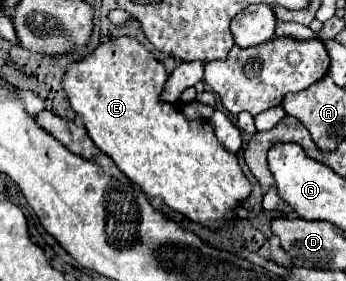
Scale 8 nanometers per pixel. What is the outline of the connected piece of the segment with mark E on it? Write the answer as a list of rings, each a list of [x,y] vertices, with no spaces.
[[[116,36],[108,42],[100,42],[94,52],[70,64],[62,76],[62,90],[68,96],[70,108],[82,116],[92,142],[108,154],[134,184],[148,196],[162,198],[166,206],[192,222],[216,228],[234,216],[234,208],[250,194],[250,182],[240,170],[238,158],[218,142],[208,120],[188,120],[180,104],[170,104],[160,98],[166,78],[166,66],[156,60],[142,42],[130,36]]]

